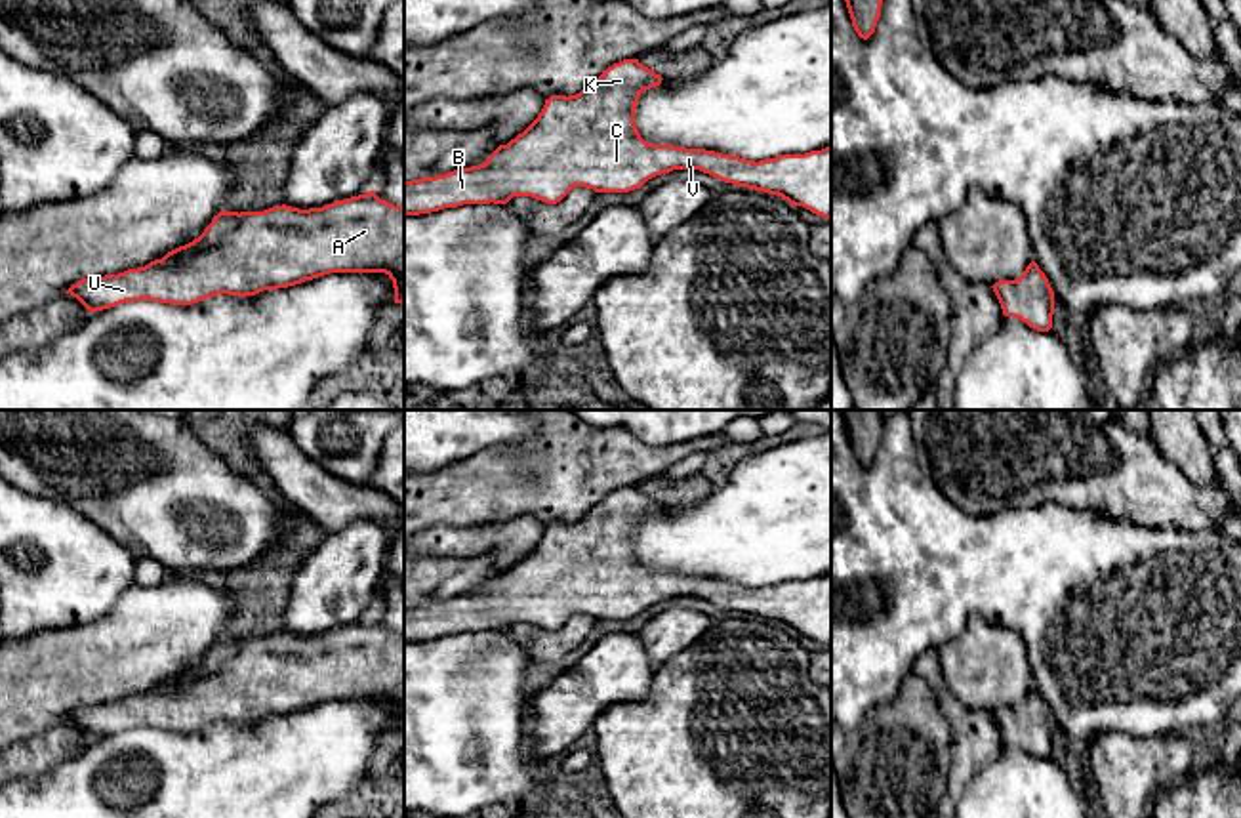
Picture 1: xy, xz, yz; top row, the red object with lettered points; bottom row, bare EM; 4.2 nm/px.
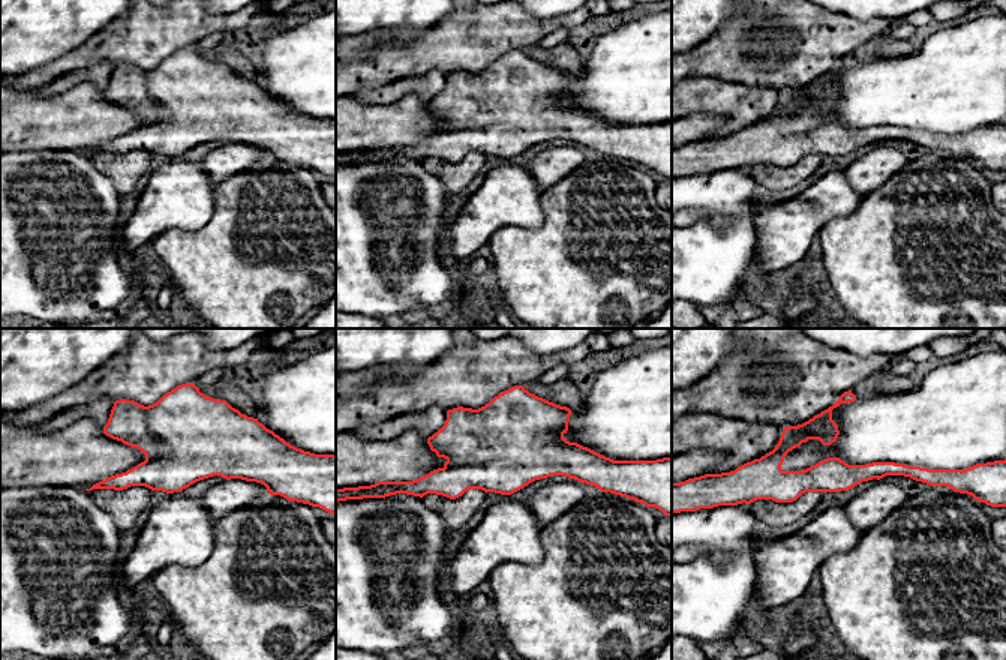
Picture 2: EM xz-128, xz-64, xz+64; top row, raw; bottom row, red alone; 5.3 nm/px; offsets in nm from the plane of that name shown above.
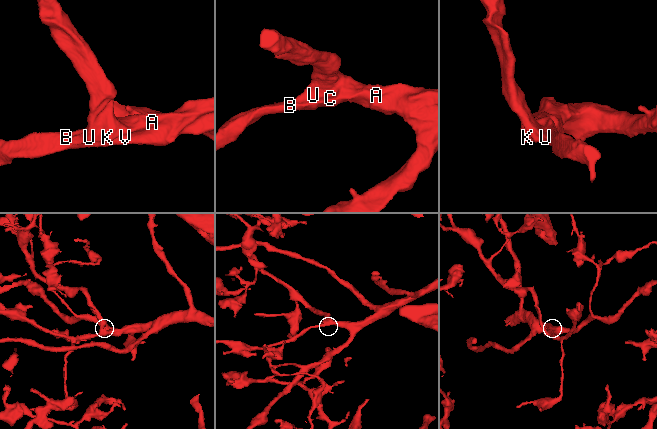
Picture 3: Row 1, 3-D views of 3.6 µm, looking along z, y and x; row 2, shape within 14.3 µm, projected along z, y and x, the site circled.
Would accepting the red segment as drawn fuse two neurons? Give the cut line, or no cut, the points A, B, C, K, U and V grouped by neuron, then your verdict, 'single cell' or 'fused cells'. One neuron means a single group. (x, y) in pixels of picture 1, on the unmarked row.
no cut | A B C K U V | single cell

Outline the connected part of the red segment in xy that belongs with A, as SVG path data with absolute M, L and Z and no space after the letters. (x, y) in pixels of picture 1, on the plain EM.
M370 618L309 637L286 631L263 639L238 641L223 637L214 643L198 665L168 679L162 686L118 702L82 706L65 721L76 725L90 740L141 726L193 732L217 721L246 725L263 717L295 713L330 700L385 700L393 707L395 730L404 732L404 633L389 631Z

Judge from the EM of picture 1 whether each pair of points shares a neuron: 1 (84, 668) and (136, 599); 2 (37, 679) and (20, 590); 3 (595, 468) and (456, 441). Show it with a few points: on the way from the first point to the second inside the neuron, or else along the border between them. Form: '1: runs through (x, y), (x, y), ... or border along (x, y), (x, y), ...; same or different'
1: runs through (101, 651), (136, 616); same
2: border along (73, 626), (35, 632), (20, 639); different
3: border along (532, 435), (519, 443), (490, 445), (450, 466); different

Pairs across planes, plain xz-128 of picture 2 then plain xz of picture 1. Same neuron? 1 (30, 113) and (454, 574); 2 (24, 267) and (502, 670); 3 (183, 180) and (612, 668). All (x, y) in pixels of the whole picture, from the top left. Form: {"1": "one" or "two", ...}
{"1": "one", "2": "one", "3": "one"}

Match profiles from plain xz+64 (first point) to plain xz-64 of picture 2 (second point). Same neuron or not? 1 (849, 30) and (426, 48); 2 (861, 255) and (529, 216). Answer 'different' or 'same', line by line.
1: same
2: different

